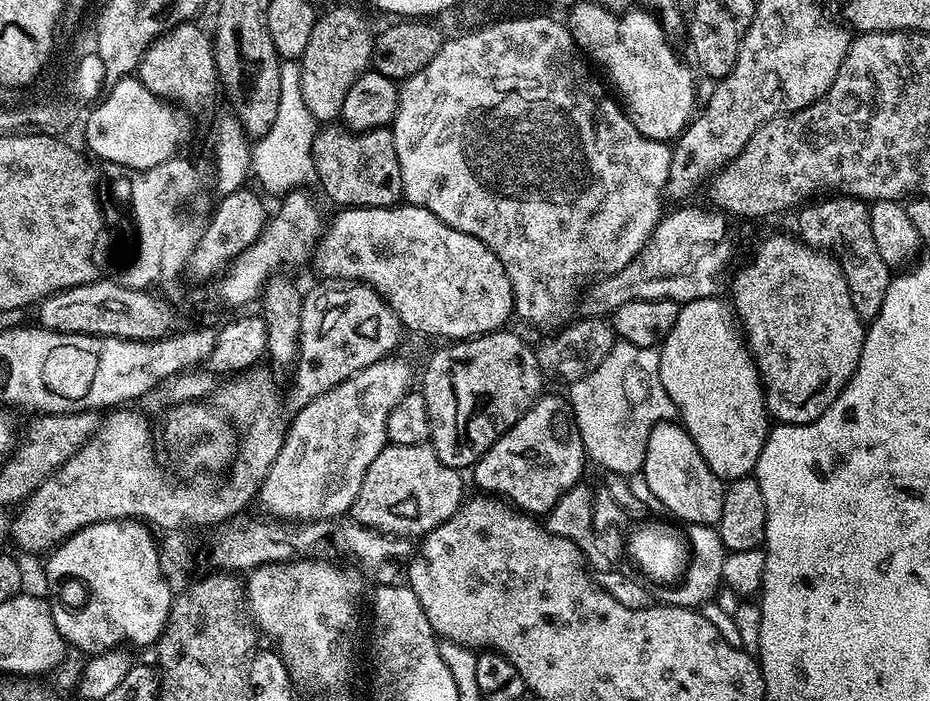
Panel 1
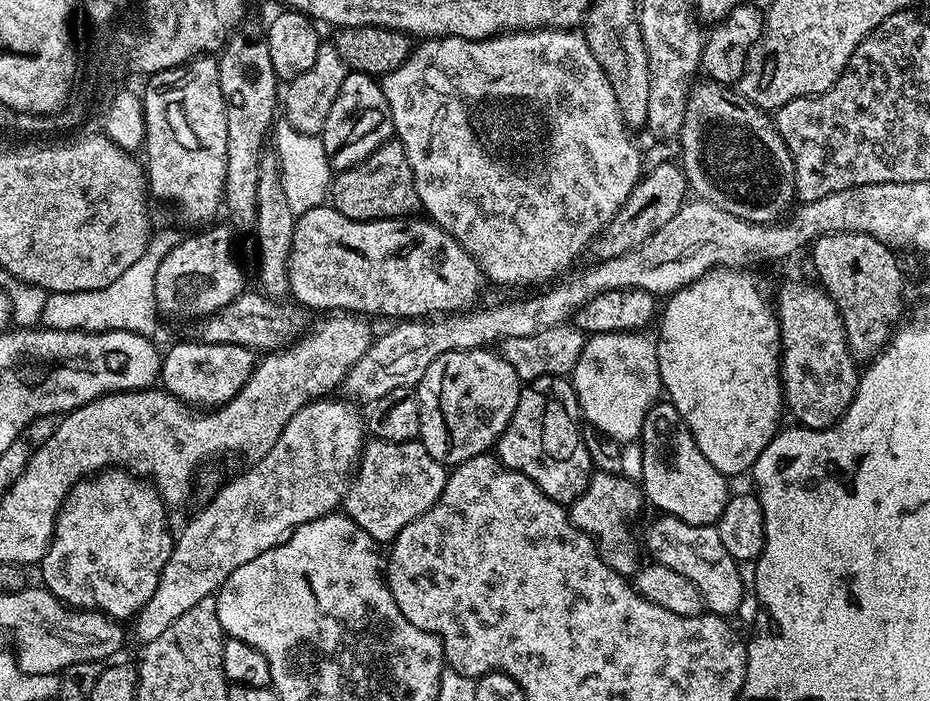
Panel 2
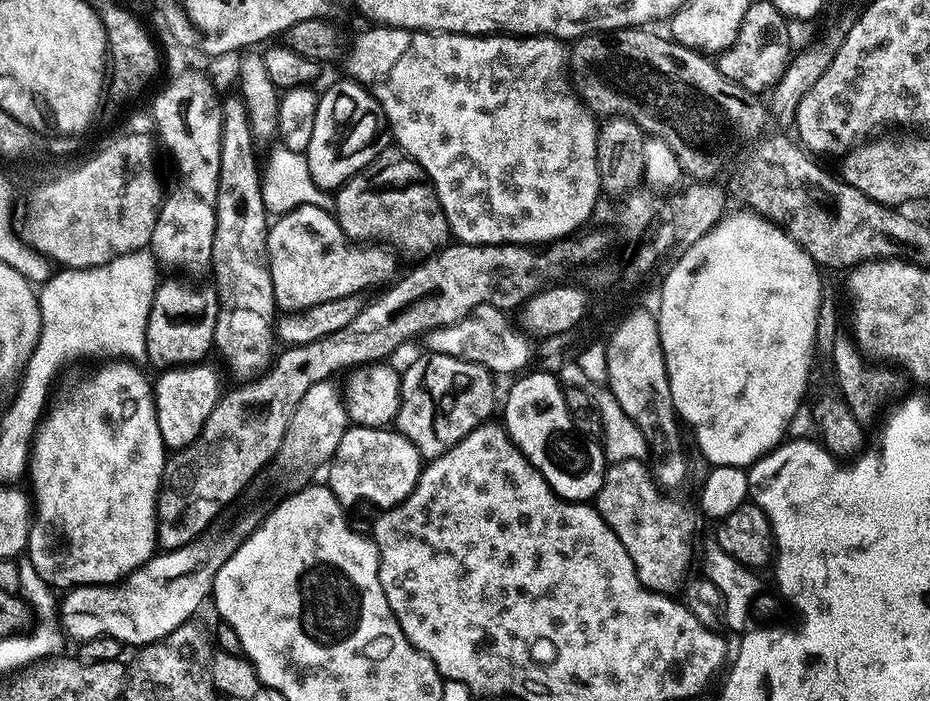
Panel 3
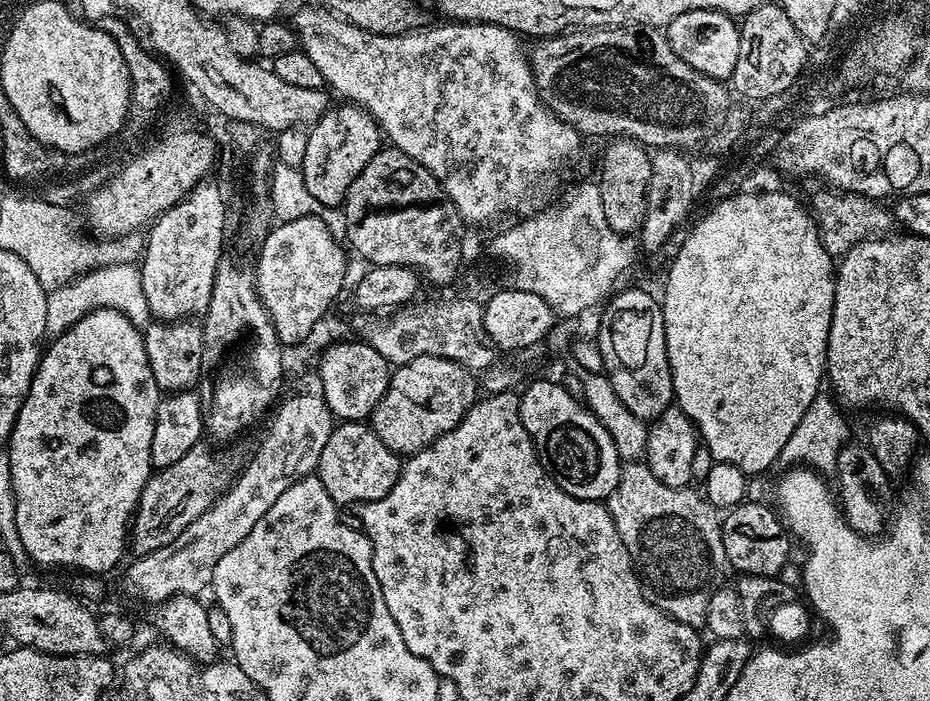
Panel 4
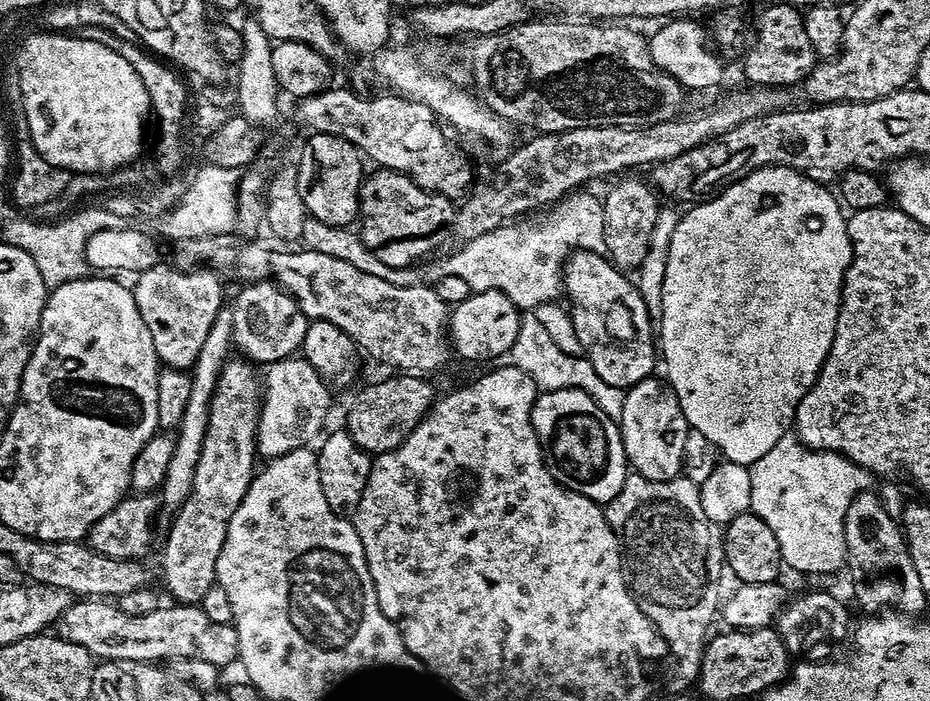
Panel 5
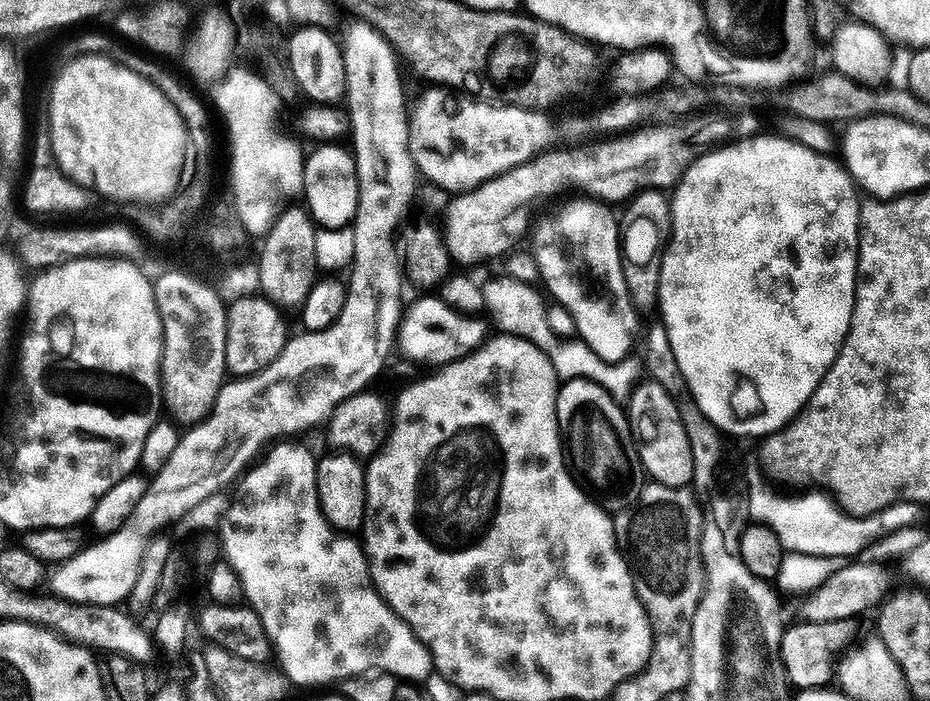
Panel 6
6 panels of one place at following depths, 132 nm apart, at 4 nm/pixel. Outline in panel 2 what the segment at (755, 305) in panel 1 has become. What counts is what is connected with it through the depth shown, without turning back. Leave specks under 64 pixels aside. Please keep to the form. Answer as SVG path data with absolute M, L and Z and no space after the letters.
M788 280L781 286L776 300L774 296L774 311L780 322L780 383L787 411L792 411L796 419L793 421L805 428L829 428L843 416L856 396L858 364L852 359L846 342L846 330L835 302L819 283L809 280Z

